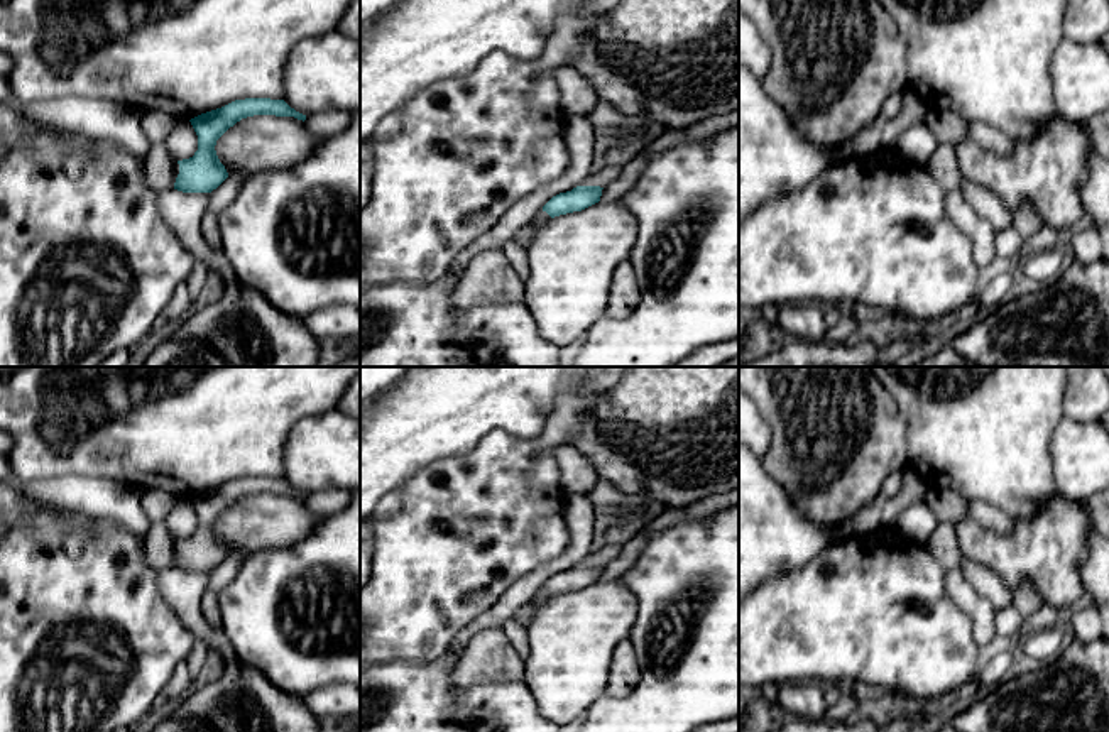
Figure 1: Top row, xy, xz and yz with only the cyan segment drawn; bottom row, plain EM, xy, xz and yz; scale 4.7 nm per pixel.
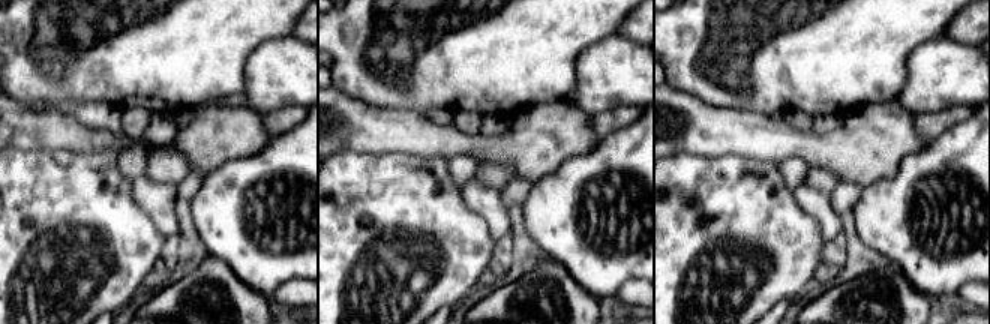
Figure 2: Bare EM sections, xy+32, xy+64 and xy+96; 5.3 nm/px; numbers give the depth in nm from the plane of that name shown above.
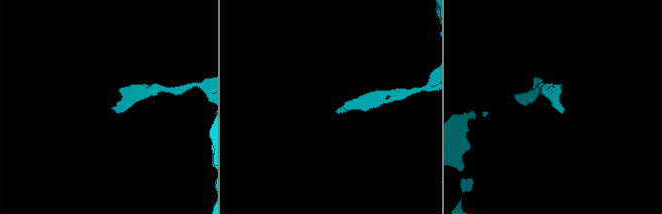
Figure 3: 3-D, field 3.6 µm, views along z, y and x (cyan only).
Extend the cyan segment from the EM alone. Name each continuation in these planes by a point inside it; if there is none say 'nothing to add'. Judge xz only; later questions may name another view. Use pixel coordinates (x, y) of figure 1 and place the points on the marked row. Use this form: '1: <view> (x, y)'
1: xz (524, 235)

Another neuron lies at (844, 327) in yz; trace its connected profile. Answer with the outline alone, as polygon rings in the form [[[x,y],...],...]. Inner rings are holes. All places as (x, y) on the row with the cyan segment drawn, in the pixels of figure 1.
[[[860,309],[845,311],[842,318],[827,330],[825,341],[845,341],[864,314]]]

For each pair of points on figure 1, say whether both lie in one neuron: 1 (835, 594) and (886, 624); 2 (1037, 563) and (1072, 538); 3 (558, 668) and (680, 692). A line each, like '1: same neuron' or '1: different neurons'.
1: same neuron
2: same neuron
3: different neurons

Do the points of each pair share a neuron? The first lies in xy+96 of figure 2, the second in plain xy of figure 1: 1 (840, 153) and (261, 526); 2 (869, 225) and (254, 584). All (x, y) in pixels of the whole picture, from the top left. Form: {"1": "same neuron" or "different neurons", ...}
{"1": "same neuron", "2": "same neuron"}

